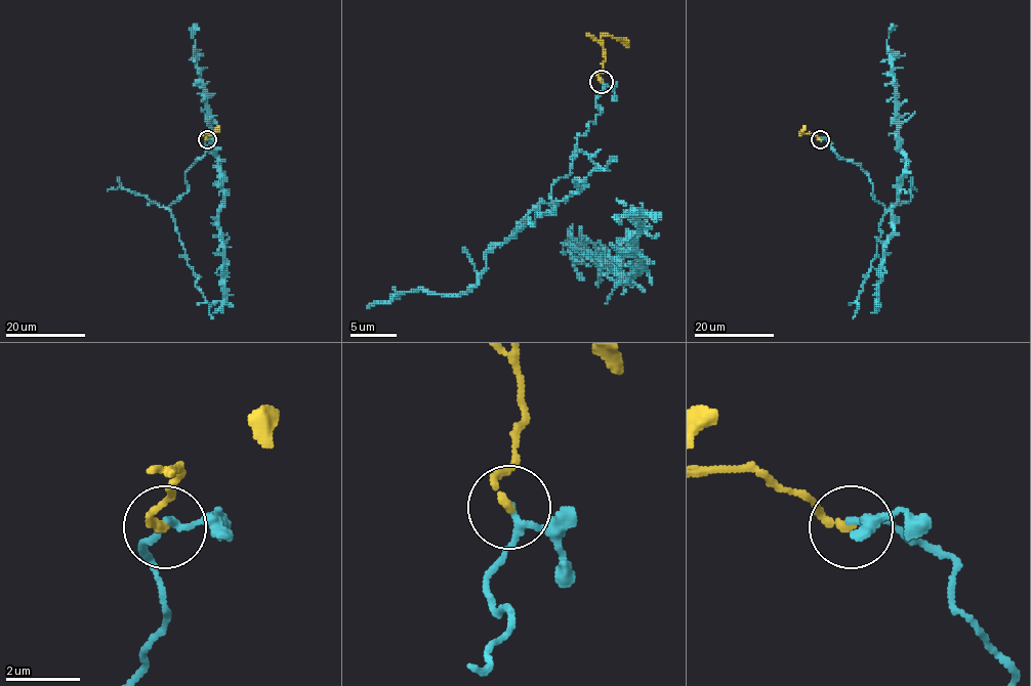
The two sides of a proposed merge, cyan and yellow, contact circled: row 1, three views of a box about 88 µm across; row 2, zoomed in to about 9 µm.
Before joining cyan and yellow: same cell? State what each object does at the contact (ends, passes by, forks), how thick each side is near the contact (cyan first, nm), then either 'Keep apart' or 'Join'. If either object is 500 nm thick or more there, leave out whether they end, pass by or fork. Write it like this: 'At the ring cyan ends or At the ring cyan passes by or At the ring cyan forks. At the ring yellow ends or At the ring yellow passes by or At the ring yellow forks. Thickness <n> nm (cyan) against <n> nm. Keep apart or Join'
At the ring cyan passes by. At the ring yellow ends. Thickness 140 nm (cyan) against 220 nm. Join

